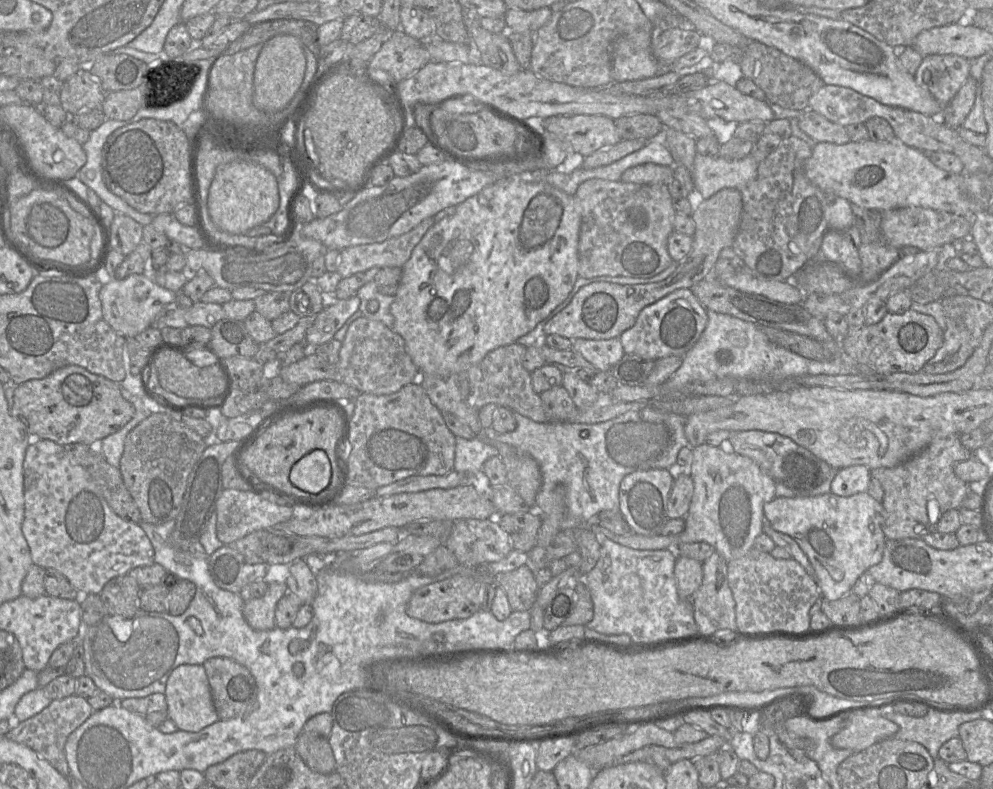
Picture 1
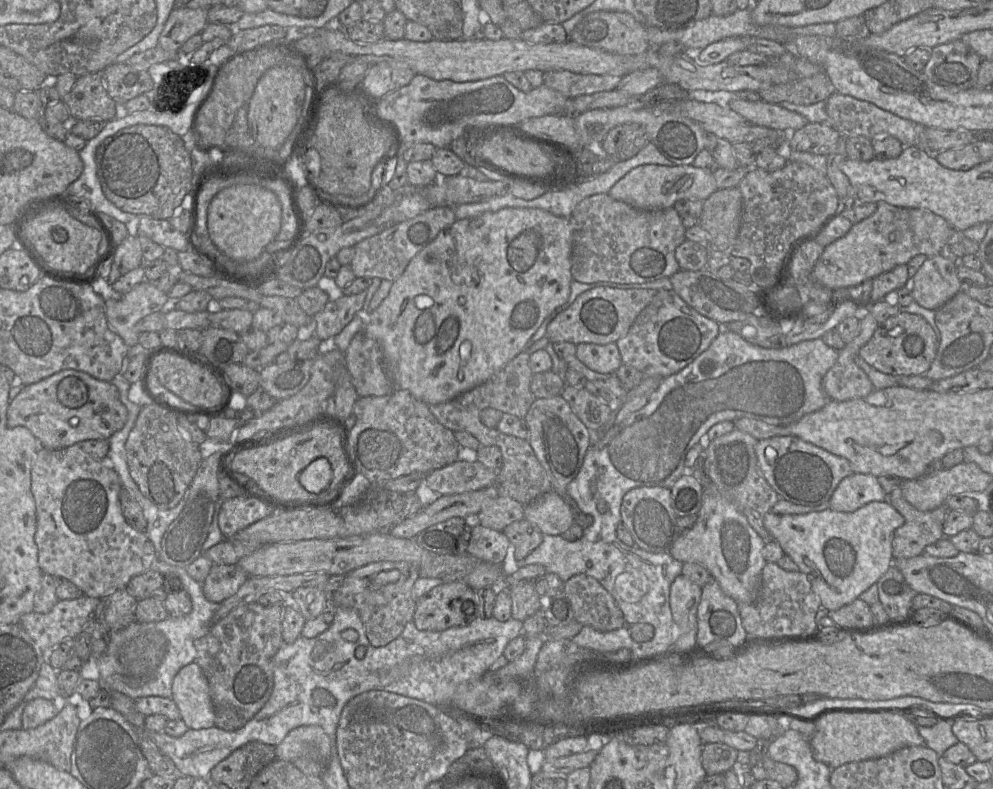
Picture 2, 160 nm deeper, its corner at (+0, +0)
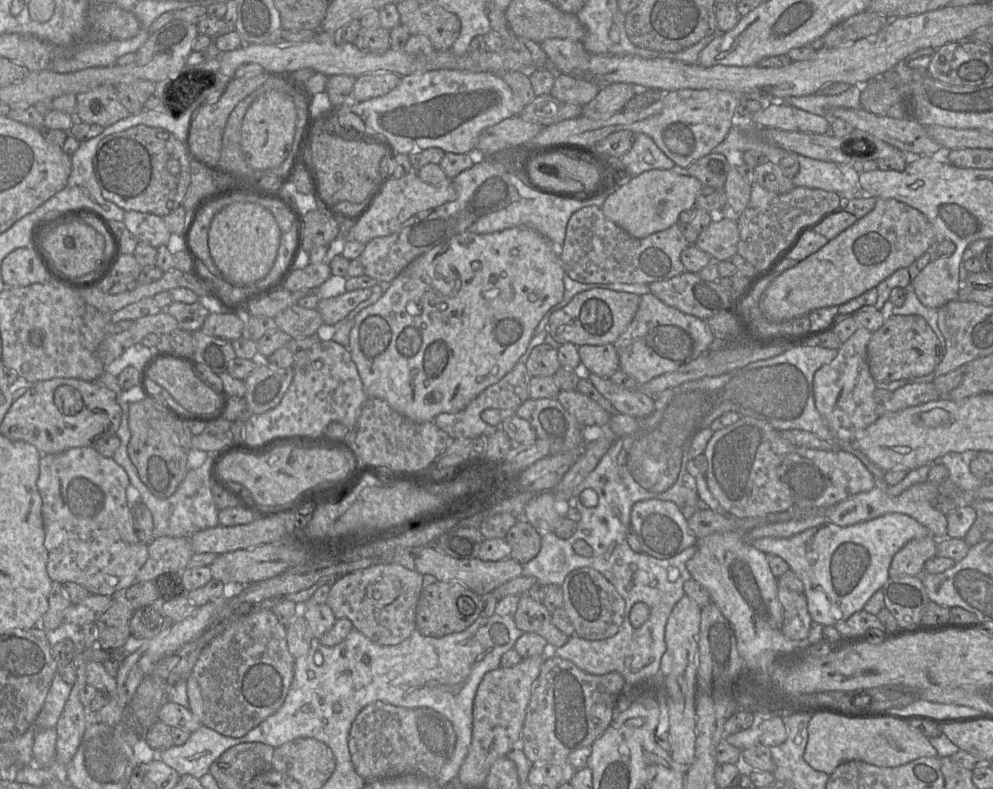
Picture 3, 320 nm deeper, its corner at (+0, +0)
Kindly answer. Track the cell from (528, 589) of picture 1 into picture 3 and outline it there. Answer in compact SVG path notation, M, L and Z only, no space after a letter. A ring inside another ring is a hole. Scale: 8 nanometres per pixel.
M528 593L519 596L517 611L514 615L517 627L524 633L536 633L548 643L549 649L565 645L569 638L551 621L551 613L541 602L533 600Z

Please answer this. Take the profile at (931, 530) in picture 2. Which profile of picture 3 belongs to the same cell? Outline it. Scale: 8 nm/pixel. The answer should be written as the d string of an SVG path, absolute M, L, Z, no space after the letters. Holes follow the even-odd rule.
M931 534L925 538L913 539L893 557L889 577L921 576L927 560L936 556L937 539Z

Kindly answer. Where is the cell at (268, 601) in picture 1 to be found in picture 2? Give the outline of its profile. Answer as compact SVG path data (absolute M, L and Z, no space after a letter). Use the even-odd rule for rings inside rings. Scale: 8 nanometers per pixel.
M255 602L243 604L213 624L210 631L195 642L195 663L200 666L208 681L216 727L227 731L243 727L269 700L273 690L272 658L285 644L282 639L283 614L284 604L271 607Z

